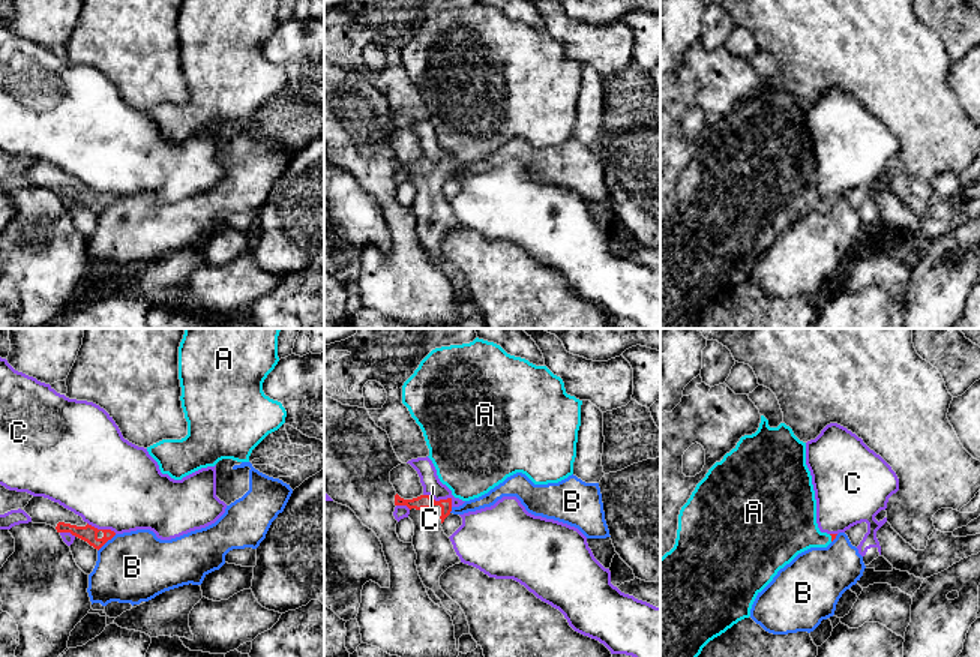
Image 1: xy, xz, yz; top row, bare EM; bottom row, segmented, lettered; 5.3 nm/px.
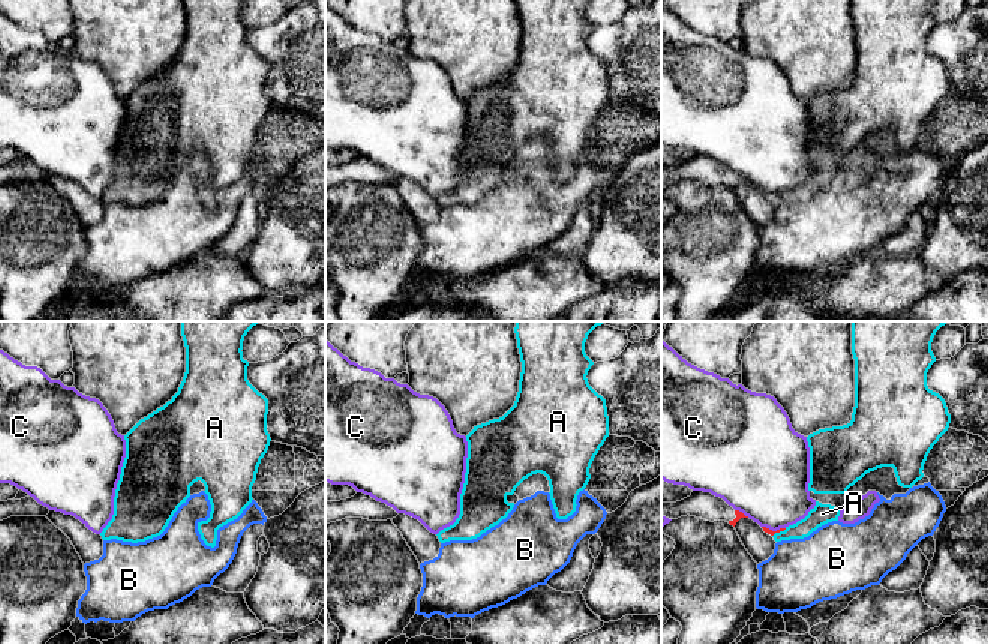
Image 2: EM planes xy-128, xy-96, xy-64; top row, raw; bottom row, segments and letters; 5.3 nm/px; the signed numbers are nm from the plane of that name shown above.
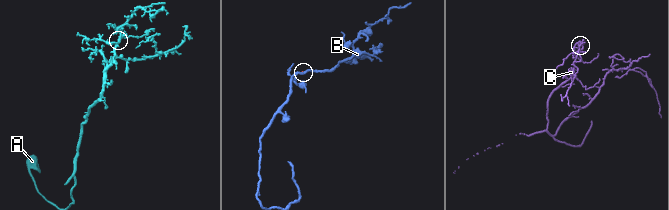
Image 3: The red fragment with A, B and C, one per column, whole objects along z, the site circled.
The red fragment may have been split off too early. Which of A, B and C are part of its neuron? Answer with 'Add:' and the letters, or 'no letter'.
Add: A

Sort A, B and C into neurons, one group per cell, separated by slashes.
A / B / C

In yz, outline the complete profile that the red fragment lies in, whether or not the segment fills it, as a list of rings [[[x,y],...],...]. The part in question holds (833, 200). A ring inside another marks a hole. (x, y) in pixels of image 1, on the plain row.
[[[761,80],[758,94],[741,100],[696,148],[680,174],[675,208],[660,222],[660,328],[692,328],[710,304],[750,280],[756,260],[780,232],[810,212],[827,212],[836,200],[821,196],[816,188],[806,106],[785,87],[770,92]]]

